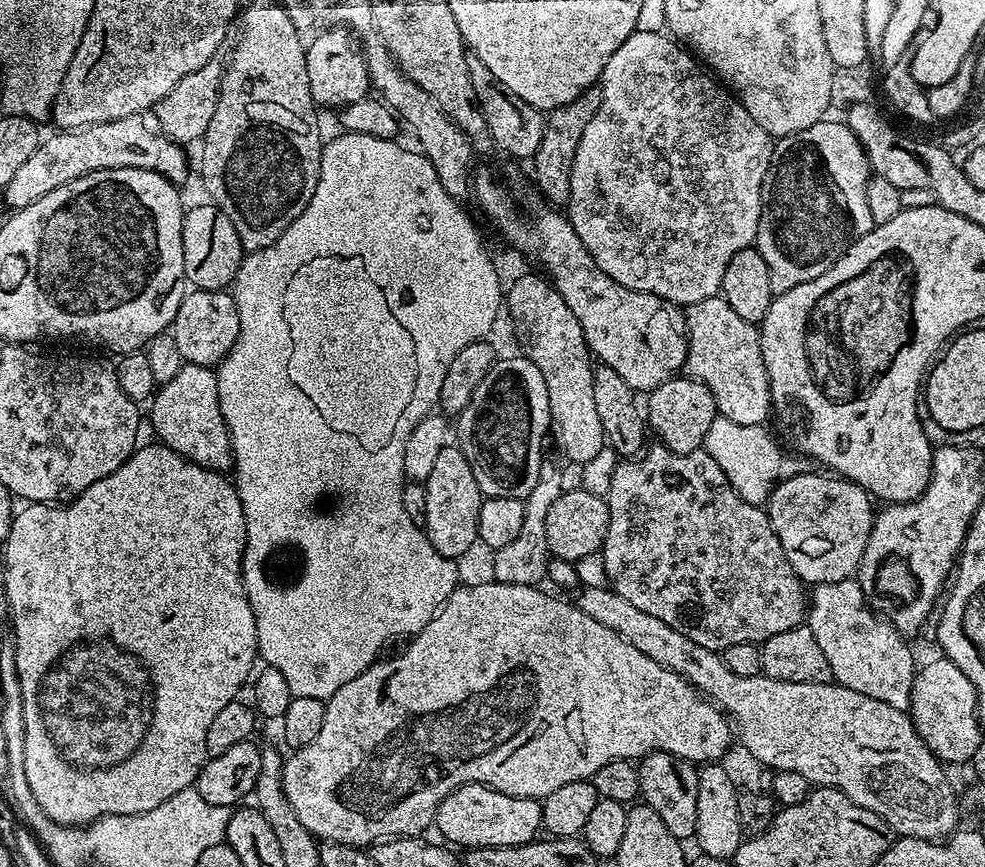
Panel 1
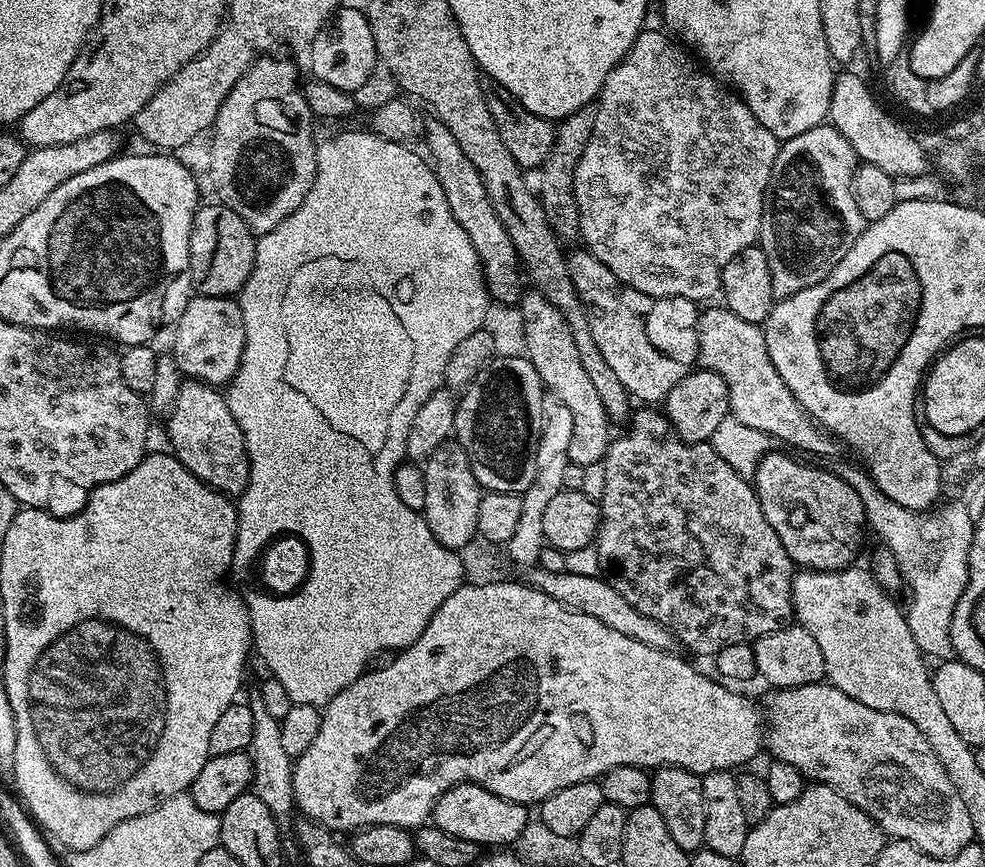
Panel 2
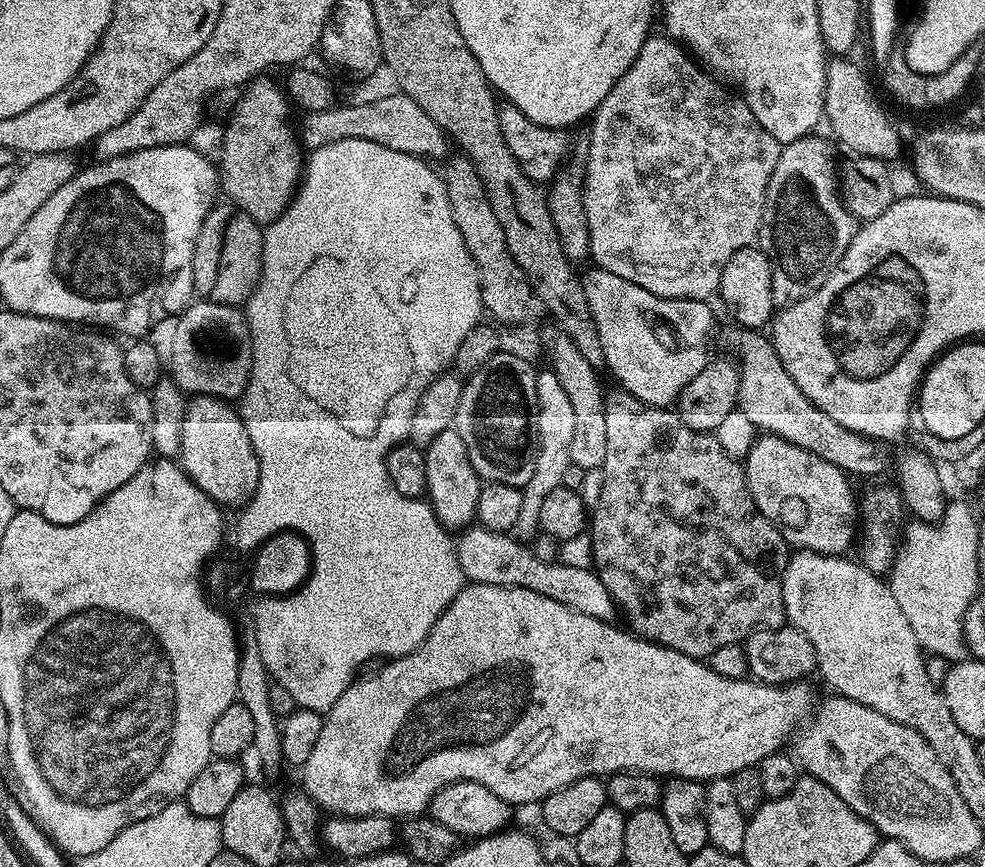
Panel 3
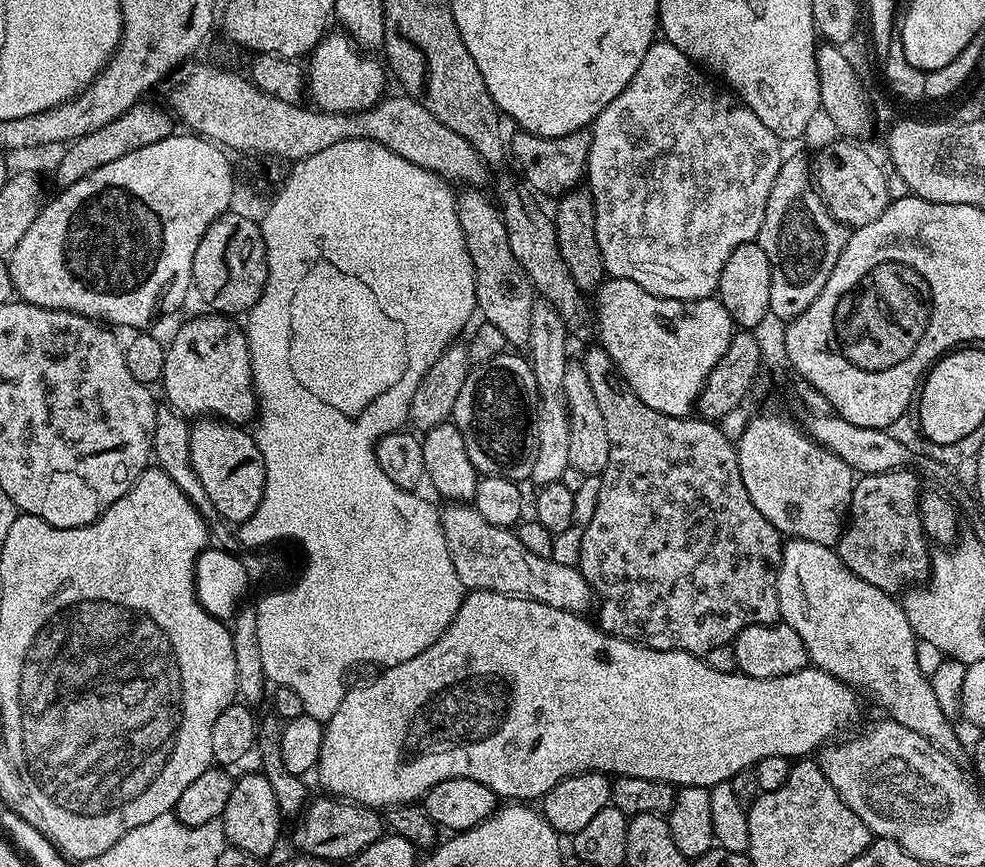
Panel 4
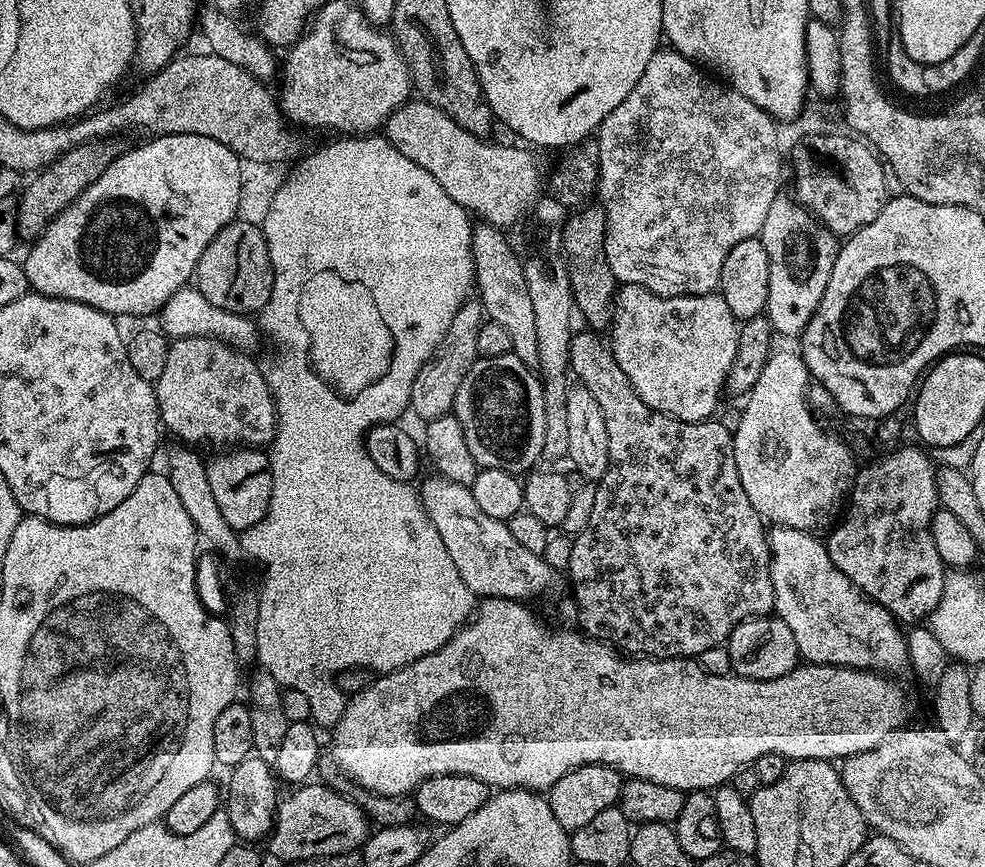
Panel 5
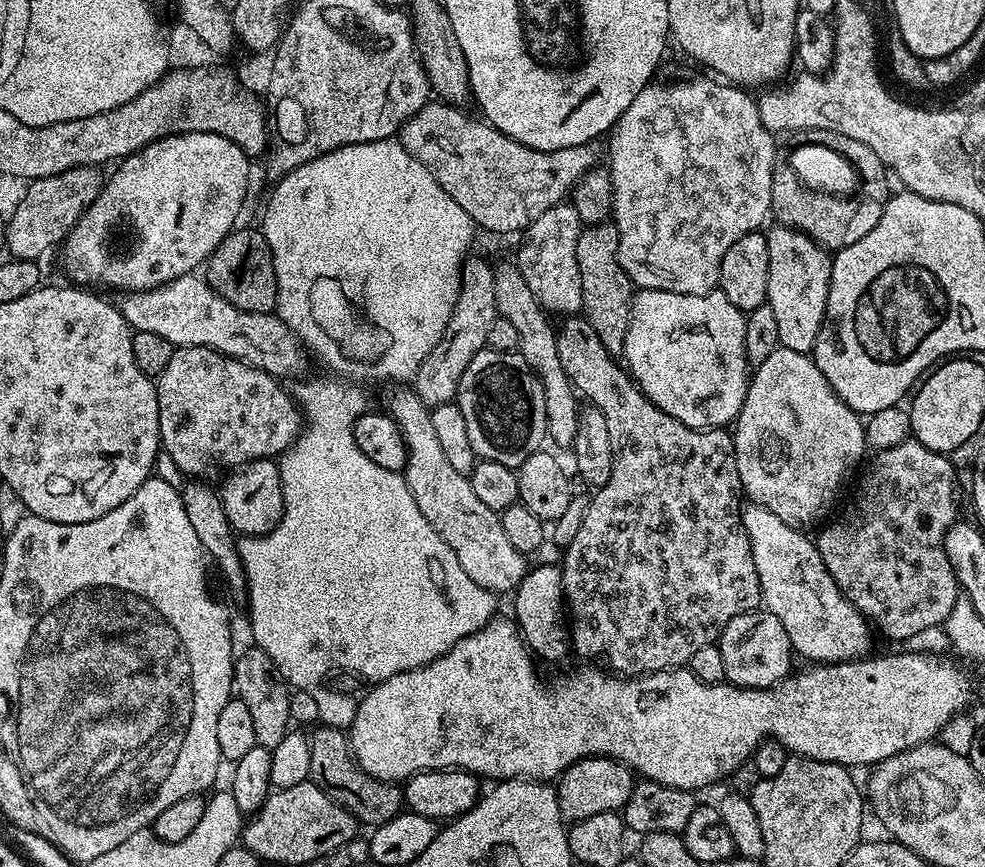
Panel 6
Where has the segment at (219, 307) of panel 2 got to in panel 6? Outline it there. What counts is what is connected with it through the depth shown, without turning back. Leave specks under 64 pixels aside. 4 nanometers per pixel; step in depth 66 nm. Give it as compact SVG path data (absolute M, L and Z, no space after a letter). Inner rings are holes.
M194 346L193 348L176 348L170 358L170 363L166 365L166 370L162 370L158 379L155 381L156 393L158 394L158 402L160 403L160 443L162 445L163 455L169 456L176 463L176 468L180 472L185 472L185 477L195 478L205 482L215 481L217 478L223 477L225 474L231 473L233 470L239 470L244 465L249 464L251 460L266 460L269 458L279 457L300 435L302 427L301 413L298 411L298 405L288 392L283 388L281 381L275 376L266 374L262 370L252 368L249 364L244 364L240 360L230 358L221 352L215 352L209 348L202 346Z

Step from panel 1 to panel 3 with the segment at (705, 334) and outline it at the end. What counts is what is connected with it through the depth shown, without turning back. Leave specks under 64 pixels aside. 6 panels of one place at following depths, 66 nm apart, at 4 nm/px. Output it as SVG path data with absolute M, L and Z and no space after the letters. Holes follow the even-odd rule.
M744 330L736 340L740 369L738 410L746 414L752 425L763 433L782 437L812 454L834 462L851 477L874 476L891 465L887 448L881 441L872 440L835 422L825 411L820 411L798 390L798 382L786 374L786 366L778 358L771 339L756 330Z

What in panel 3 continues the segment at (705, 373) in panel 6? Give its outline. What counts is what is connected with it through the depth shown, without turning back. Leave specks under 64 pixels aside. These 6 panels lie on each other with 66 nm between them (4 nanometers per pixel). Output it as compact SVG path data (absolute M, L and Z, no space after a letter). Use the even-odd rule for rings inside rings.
M595 266L589 267L590 270L587 273L586 271L583 273L582 279L584 281L584 289L586 290L586 302L590 305L590 314L594 314L594 326L598 326L598 338L602 342L602 354L604 355L604 363L606 365L607 371L612 371L614 375L616 375L615 383L619 385L619 387L623 388L625 392L628 392L634 398L638 398L644 404L649 404L650 406L654 406L655 408L666 408L672 405L675 405L681 390L690 382L692 378L697 377L698 374L703 372L703 368L709 364L710 354L708 354L708 339L712 336L712 308L711 303L705 302L703 300L668 300L665 296L659 296L658 294L650 294L650 290L642 290L642 286L634 286L634 282L626 282L626 278L618 278L618 274L610 274L610 270L606 270L605 268L597 268Z

